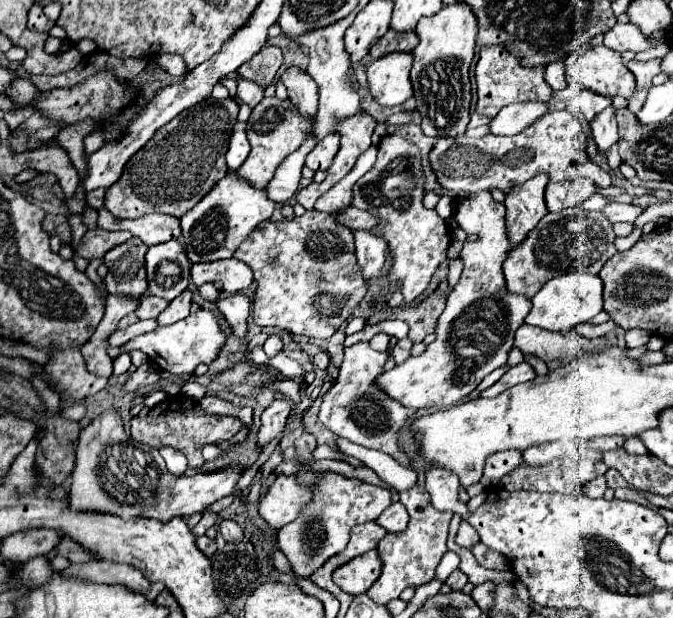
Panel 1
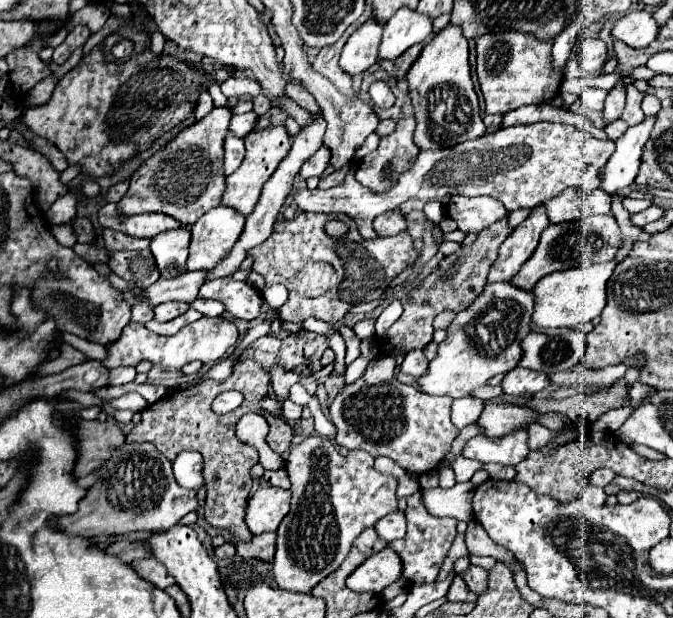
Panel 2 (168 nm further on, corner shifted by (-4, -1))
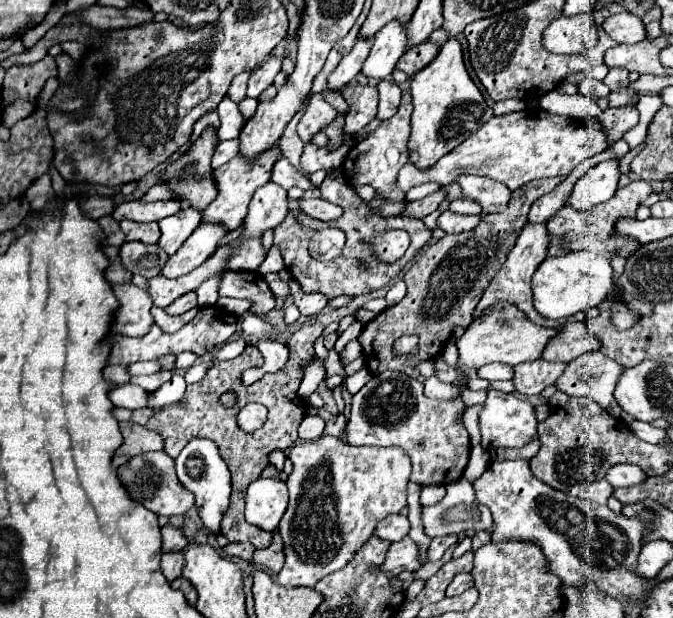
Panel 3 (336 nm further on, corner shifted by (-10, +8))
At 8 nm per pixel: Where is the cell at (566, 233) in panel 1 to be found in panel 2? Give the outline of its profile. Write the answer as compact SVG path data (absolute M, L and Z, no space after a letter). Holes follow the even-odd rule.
M592 214L582 220L570 220L560 224L550 224L534 250L534 254L522 264L520 272L514 276L514 286L532 292L536 282L542 280L546 274L570 270L574 266L590 266L598 262L608 262L614 258L618 248L622 246L622 232L618 230L616 218L612 214Z

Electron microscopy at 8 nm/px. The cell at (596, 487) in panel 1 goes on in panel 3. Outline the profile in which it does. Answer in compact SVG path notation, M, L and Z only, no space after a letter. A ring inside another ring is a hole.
M600 479L600 481L588 483L586 489L580 493L580 497L586 499L586 501L592 501L592 503L596 503L596 505L606 505L608 497L612 495L612 491L614 491L612 485L608 485L606 479Z

